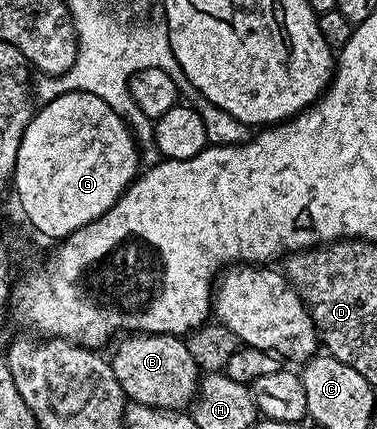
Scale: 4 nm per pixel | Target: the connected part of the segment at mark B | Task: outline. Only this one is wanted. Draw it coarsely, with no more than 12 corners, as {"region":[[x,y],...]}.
{"region":[[131,333],[109,362],[131,403],[190,408],[201,372],[180,336]]}

